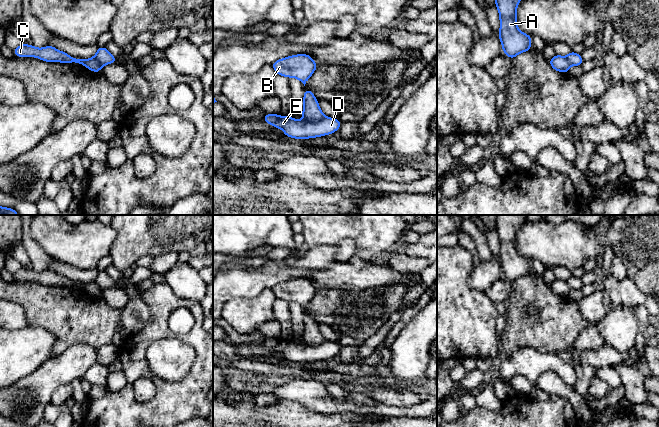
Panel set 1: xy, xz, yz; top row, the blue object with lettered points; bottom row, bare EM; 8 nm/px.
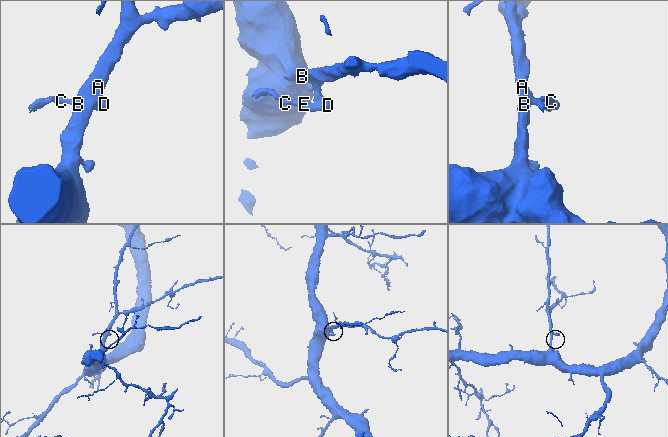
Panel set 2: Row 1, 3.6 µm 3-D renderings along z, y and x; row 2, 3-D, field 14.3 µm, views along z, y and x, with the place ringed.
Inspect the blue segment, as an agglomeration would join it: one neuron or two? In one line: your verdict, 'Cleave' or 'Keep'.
Keep

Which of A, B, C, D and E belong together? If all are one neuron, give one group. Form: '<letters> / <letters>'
A B C D E

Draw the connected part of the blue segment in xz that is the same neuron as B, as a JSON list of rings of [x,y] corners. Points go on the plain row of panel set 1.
[[[308,278],[291,279],[278,283],[271,289],[277,299],[296,302],[300,304],[304,310],[318,290]]]

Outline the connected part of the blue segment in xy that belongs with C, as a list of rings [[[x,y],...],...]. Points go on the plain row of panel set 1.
[[[22,267],[13,273],[16,281],[35,281],[45,286],[78,287],[87,293],[98,297],[103,290],[117,286],[117,283],[107,274],[106,271],[98,271],[97,277],[90,283],[73,282],[65,276],[53,270],[36,272],[33,269]]]

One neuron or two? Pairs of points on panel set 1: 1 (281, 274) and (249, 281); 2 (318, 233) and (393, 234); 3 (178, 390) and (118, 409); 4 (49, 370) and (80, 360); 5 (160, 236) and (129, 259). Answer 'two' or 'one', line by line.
1: one
2: one
3: one
4: one
5: one

